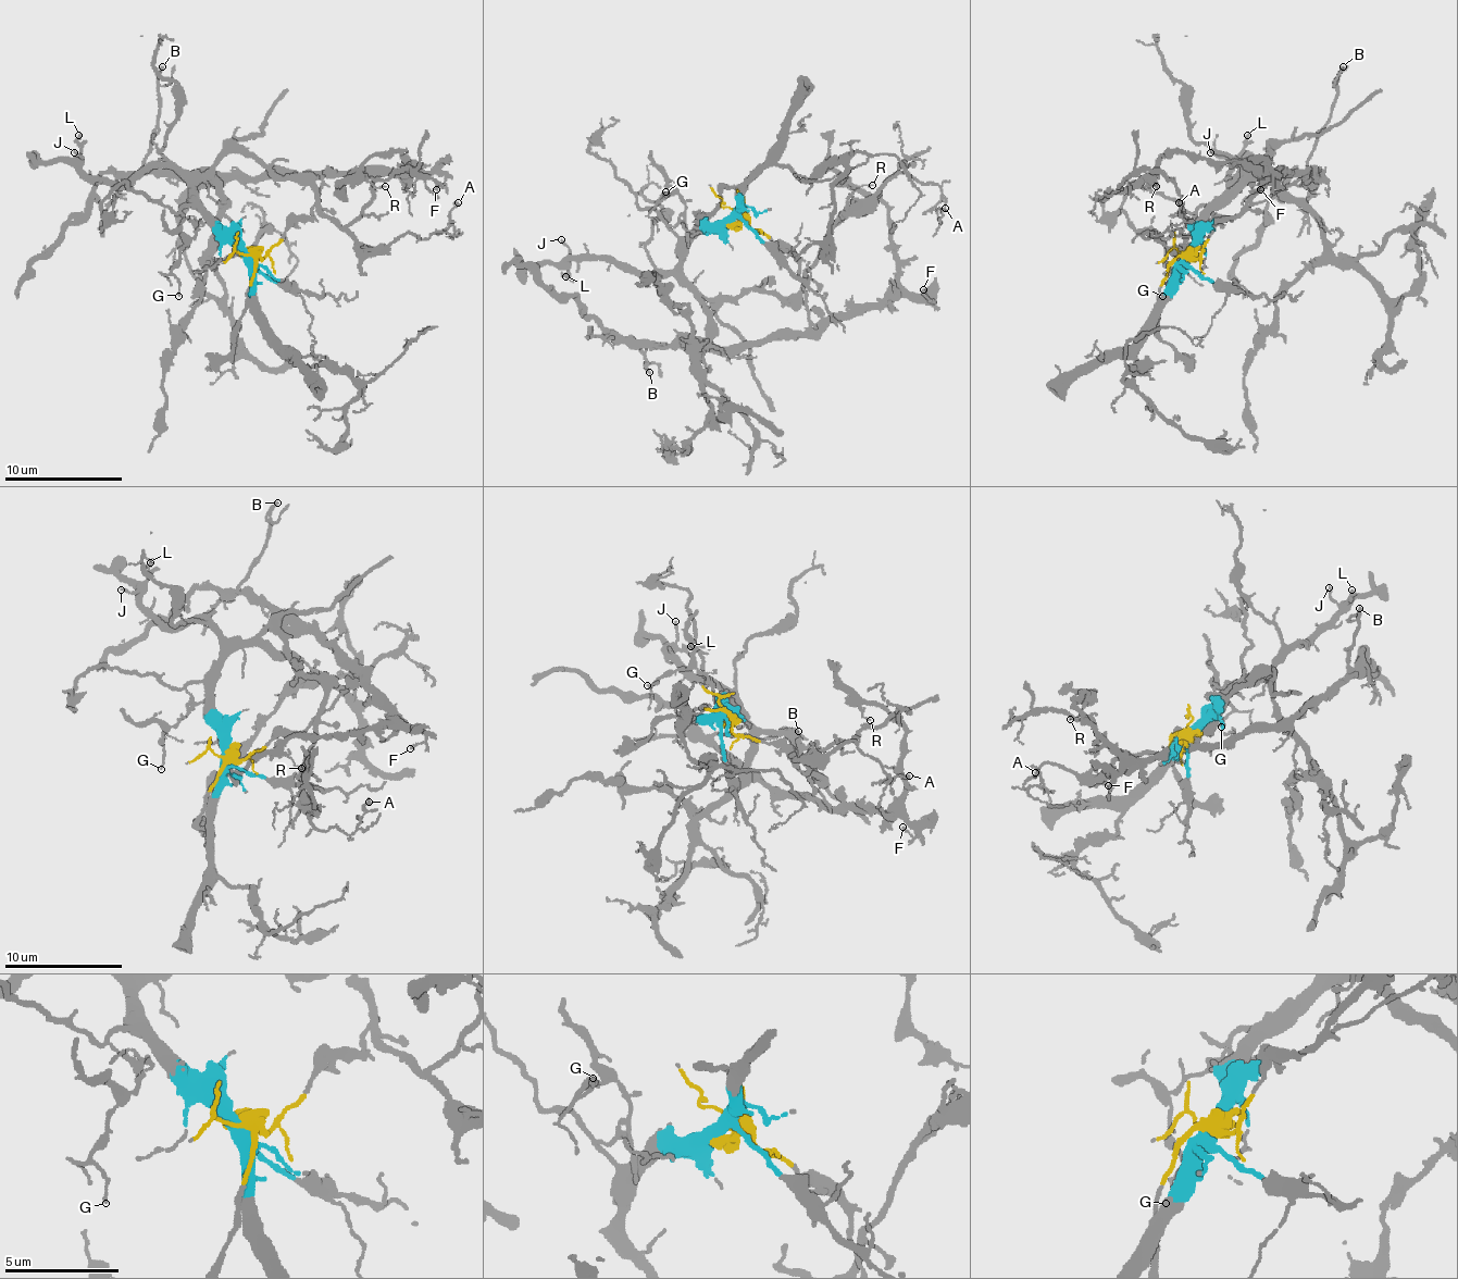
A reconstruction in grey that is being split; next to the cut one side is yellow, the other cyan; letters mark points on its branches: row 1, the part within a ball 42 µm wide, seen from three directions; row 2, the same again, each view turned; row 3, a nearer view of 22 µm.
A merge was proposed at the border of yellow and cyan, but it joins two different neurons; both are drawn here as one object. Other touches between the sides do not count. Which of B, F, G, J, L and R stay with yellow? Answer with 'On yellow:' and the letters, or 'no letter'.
On yellow: B, F, R

